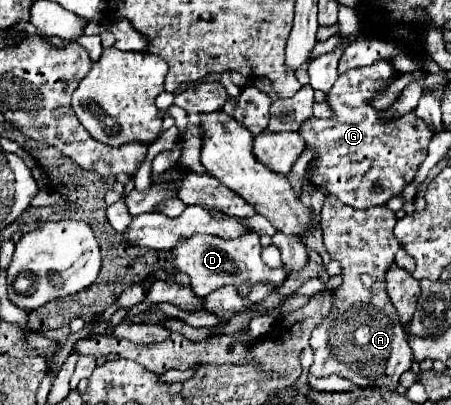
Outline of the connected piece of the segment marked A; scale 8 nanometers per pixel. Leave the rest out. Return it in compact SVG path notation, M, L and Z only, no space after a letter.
M332 195L326 197L320 227L330 257L338 259L342 265L344 283L334 291L330 315L312 331L310 347L314 349L314 363L308 375L340 375L350 379L356 387L396 389L400 375L410 371L414 357L384 283L384 273L394 263L394 255L400 247L392 233L394 223L394 211L386 205L356 211Z

